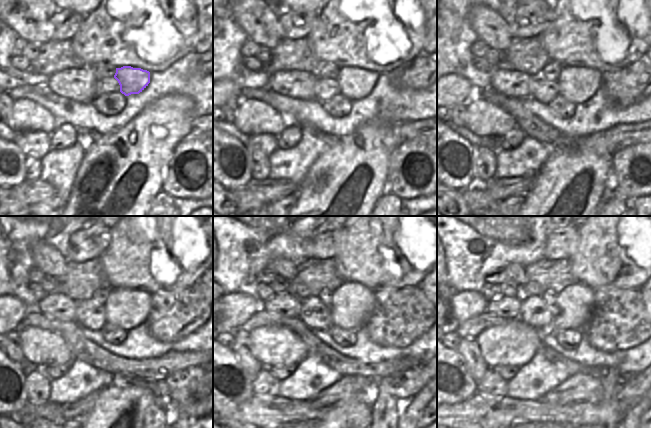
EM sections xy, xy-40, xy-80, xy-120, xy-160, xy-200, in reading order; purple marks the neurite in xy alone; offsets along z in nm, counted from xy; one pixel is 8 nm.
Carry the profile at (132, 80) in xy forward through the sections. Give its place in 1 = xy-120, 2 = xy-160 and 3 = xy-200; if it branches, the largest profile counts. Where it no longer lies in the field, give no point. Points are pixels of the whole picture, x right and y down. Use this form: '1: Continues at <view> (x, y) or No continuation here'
1: Continues at xy-120 (127, 308)
2: Continues at xy-160 (352, 304)
3: Continues at xy-200 (573, 308)

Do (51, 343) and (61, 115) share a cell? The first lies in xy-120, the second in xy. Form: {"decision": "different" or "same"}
{"decision": "different"}

